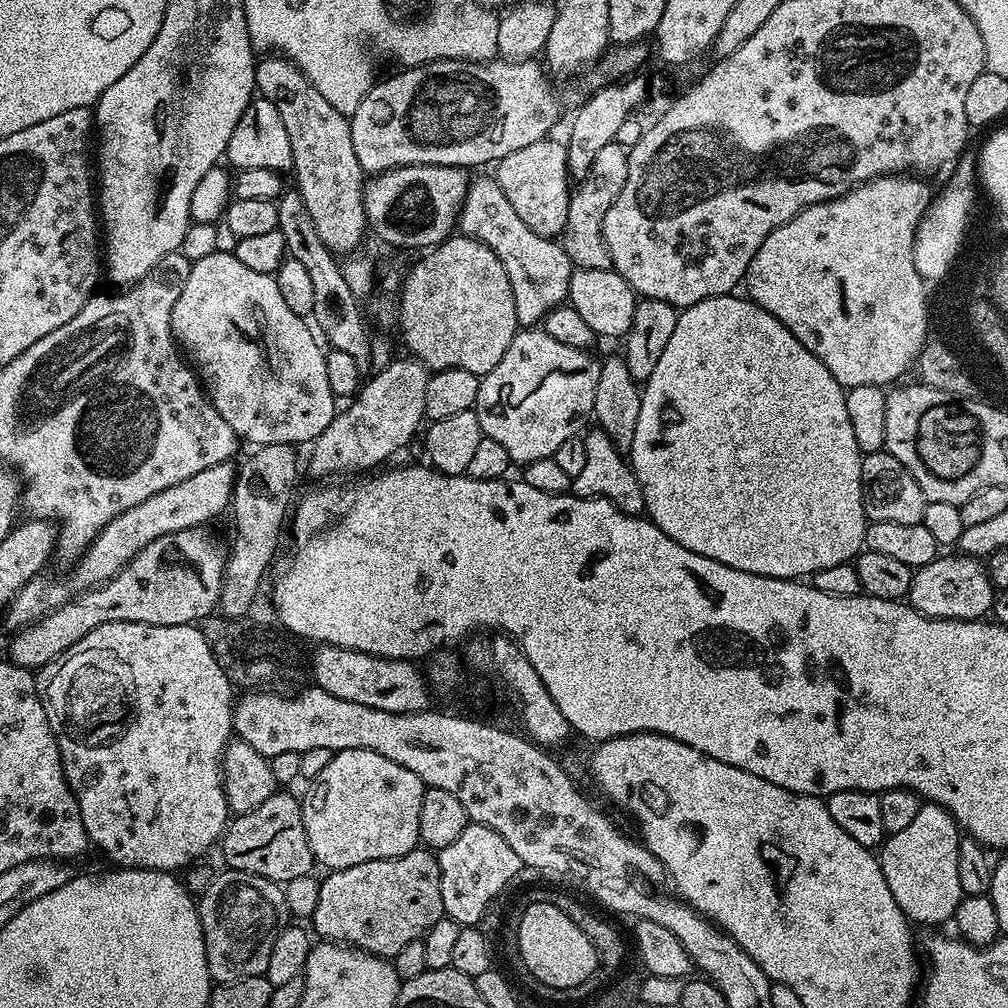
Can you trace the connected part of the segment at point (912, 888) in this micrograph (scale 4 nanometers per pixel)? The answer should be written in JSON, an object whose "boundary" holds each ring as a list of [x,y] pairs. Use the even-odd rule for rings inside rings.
{"boundary":[[[921,803],[916,815],[903,830],[891,833],[878,849],[878,859],[886,886],[894,894],[909,921],[920,924],[944,924],[955,917],[964,891],[958,878],[958,854],[962,829],[942,806]]]}

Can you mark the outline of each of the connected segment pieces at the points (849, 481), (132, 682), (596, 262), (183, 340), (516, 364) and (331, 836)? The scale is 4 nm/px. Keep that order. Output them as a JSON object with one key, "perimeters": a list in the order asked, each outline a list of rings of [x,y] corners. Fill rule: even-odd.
{"perimeters":[[[[729,294],[706,298],[694,306],[683,309],[677,315],[674,334],[670,334],[670,342],[666,342],[666,350],[662,350],[662,358],[658,358],[658,366],[654,369],[654,374],[650,374],[650,378],[643,381],[640,409],[638,410],[638,426],[634,429],[634,442],[630,449],[630,463],[642,486],[644,512],[647,519],[651,520],[653,524],[657,524],[662,530],[662,534],[674,538],[674,542],[678,542],[678,546],[686,546],[686,550],[690,550],[694,554],[702,554],[702,558],[714,558],[714,562],[722,562],[722,566],[730,566],[734,570],[746,570],[746,574],[758,574],[775,580],[796,580],[797,578],[811,577],[813,572],[826,570],[826,566],[849,563],[853,558],[859,556],[865,547],[866,517],[864,515],[864,499],[862,498],[862,453],[858,446],[858,438],[854,438],[854,426],[850,426],[850,414],[846,410],[844,393],[845,389],[840,387],[834,374],[830,374],[830,370],[826,370],[826,366],[822,366],[822,362],[818,362],[818,358],[814,358],[814,354],[810,354],[810,350],[806,350],[806,346],[802,346],[802,342],[798,342],[798,338],[794,338],[794,334],[790,334],[790,330],[786,330],[786,326],[782,326],[782,322],[778,322],[778,318],[774,318],[743,295]]],[[[110,622],[98,626],[94,630],[90,630],[90,634],[86,634],[86,638],[82,638],[78,644],[70,646],[70,650],[66,650],[59,660],[47,665],[46,671],[39,677],[38,687],[40,690],[40,700],[44,704],[46,710],[46,718],[50,722],[53,734],[56,735],[56,741],[60,747],[60,757],[64,763],[64,773],[68,779],[68,785],[72,788],[73,794],[78,802],[78,810],[82,814],[82,826],[86,830],[89,841],[93,845],[96,844],[113,860],[113,865],[121,868],[153,868],[159,872],[175,873],[176,868],[181,870],[187,869],[189,866],[197,863],[201,859],[200,856],[208,847],[215,845],[217,841],[223,837],[225,828],[230,823],[230,813],[228,811],[228,803],[226,802],[226,794],[224,793],[224,773],[220,770],[220,761],[224,758],[224,751],[229,740],[233,739],[234,729],[232,727],[232,705],[234,703],[234,686],[226,678],[226,674],[222,670],[222,666],[218,666],[218,658],[214,658],[214,650],[210,650],[210,646],[206,642],[203,631],[196,624],[179,624],[178,626],[154,626],[153,624],[139,624],[138,622]]],[[[610,143],[594,154],[588,176],[577,187],[580,189],[571,193],[562,243],[573,269],[606,270],[612,267],[612,259],[602,238],[602,222],[606,218],[606,210],[610,210],[610,206],[618,198],[622,186],[626,186],[627,169],[628,149],[618,143]]],[[[223,250],[192,261],[192,269],[184,279],[178,302],[174,302],[172,311],[172,335],[191,367],[198,373],[208,399],[218,414],[230,422],[237,437],[241,441],[249,440],[252,446],[307,445],[320,436],[336,417],[338,400],[326,382],[326,352],[310,324],[308,329],[307,323],[309,321],[301,313],[286,306],[286,298],[282,298],[278,291],[275,275],[267,276],[258,274],[258,270],[249,270],[243,262],[238,262],[231,251]]],[[[543,330],[517,331],[506,354],[502,354],[502,362],[498,362],[498,366],[494,366],[494,370],[487,372],[480,381],[474,411],[481,433],[494,438],[494,442],[506,450],[513,465],[523,466],[538,462],[538,458],[553,456],[566,438],[574,438],[585,431],[584,423],[592,416],[601,366],[601,361],[595,360],[592,354],[582,348],[566,346],[566,342],[558,342],[558,338]]],[[[344,748],[335,753],[330,762],[326,762],[322,774],[310,781],[312,789],[302,796],[300,813],[313,861],[317,865],[325,864],[325,869],[335,870],[413,852],[420,844],[418,813],[422,811],[425,787],[418,774],[406,770],[406,766],[398,766],[398,762],[390,762],[390,758],[382,758],[382,754],[374,754],[374,750]]]]}

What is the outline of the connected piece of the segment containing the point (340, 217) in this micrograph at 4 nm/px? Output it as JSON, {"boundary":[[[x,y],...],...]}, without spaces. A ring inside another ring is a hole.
{"boundary":[[[279,54],[265,57],[256,61],[256,92],[282,114],[282,126],[286,126],[286,135],[290,137],[291,171],[296,172],[295,187],[306,206],[306,214],[325,248],[333,254],[353,253],[360,239],[366,236],[361,196],[366,173],[358,162],[358,154],[354,154],[349,117],[334,110],[296,65]],[[319,192],[328,197],[319,196]]]}

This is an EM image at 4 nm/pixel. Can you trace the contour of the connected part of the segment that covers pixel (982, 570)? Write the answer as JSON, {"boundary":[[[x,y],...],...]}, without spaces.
{"boundary":[[[955,554],[956,556],[937,555],[926,566],[915,569],[912,574],[907,603],[917,608],[923,616],[934,620],[978,620],[993,611],[997,600],[997,589],[988,577],[988,565],[983,559]]]}

